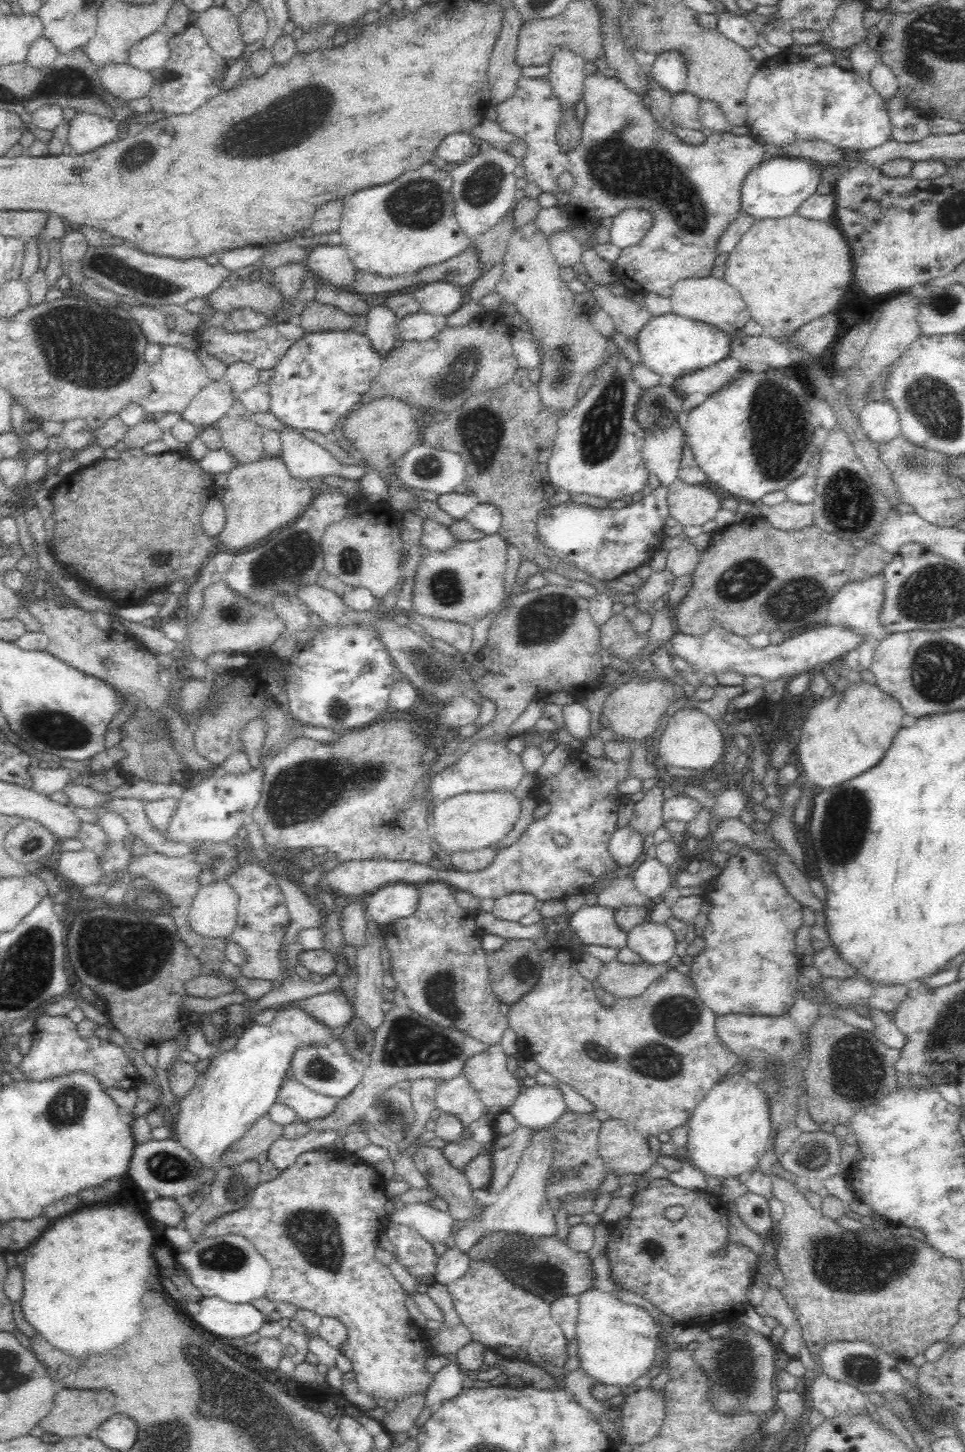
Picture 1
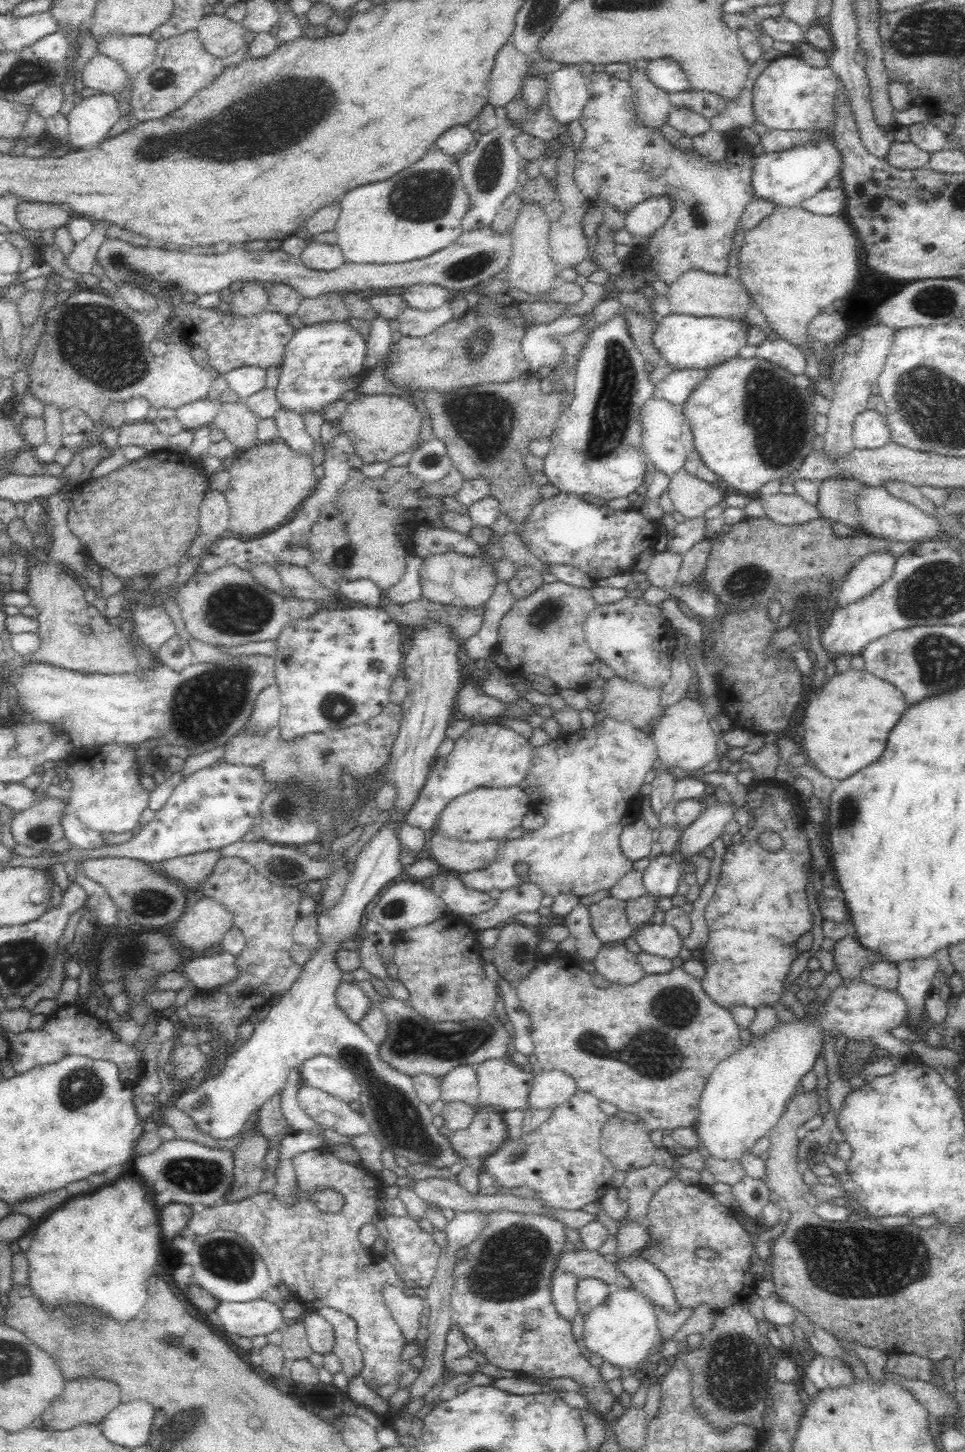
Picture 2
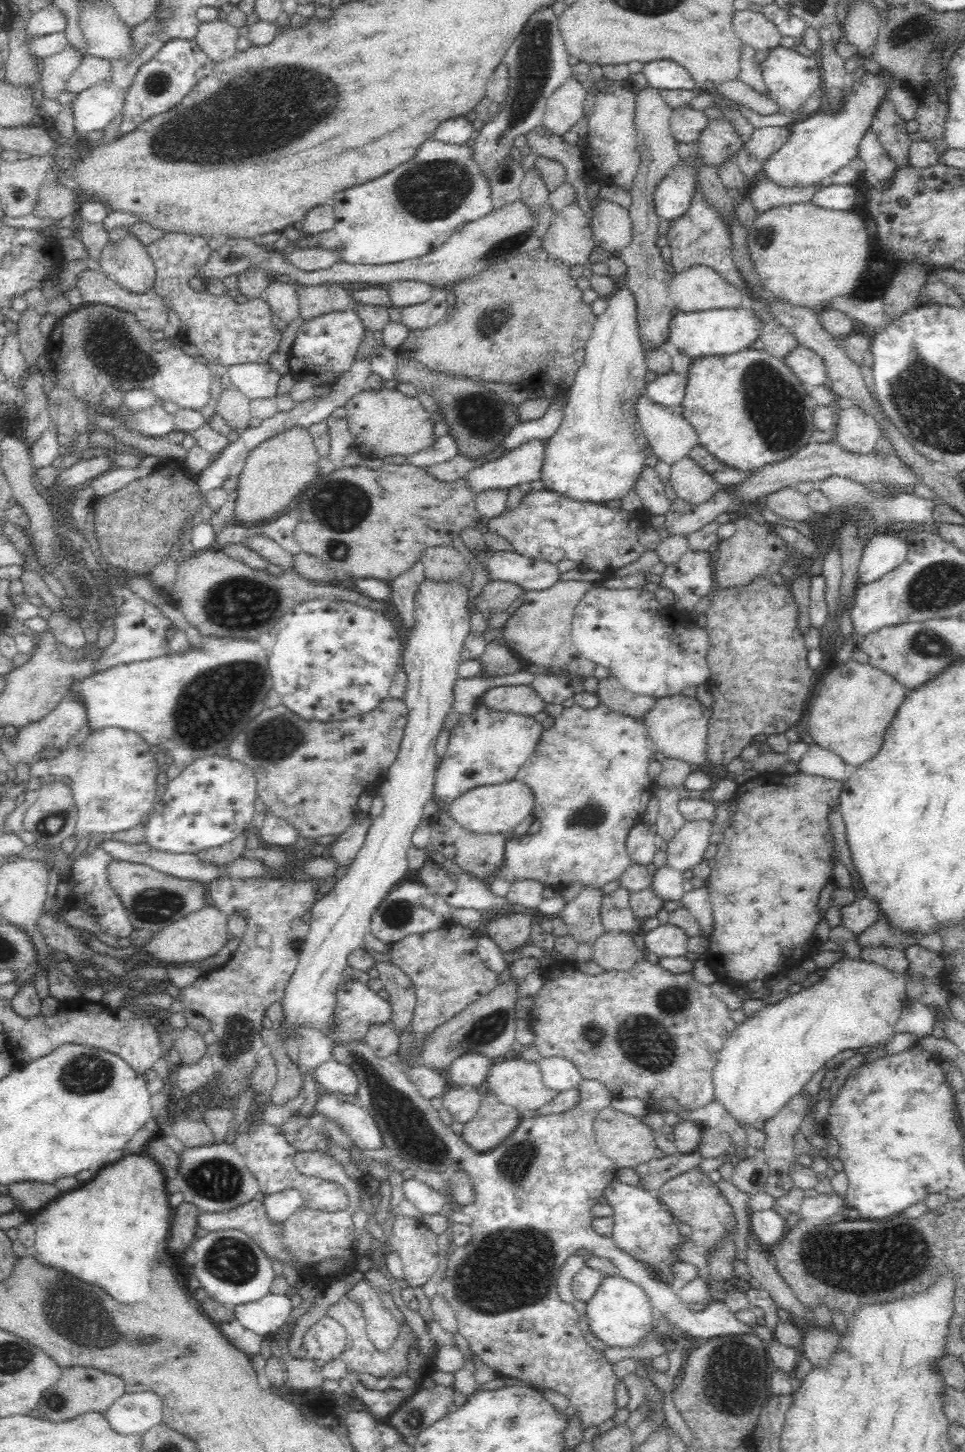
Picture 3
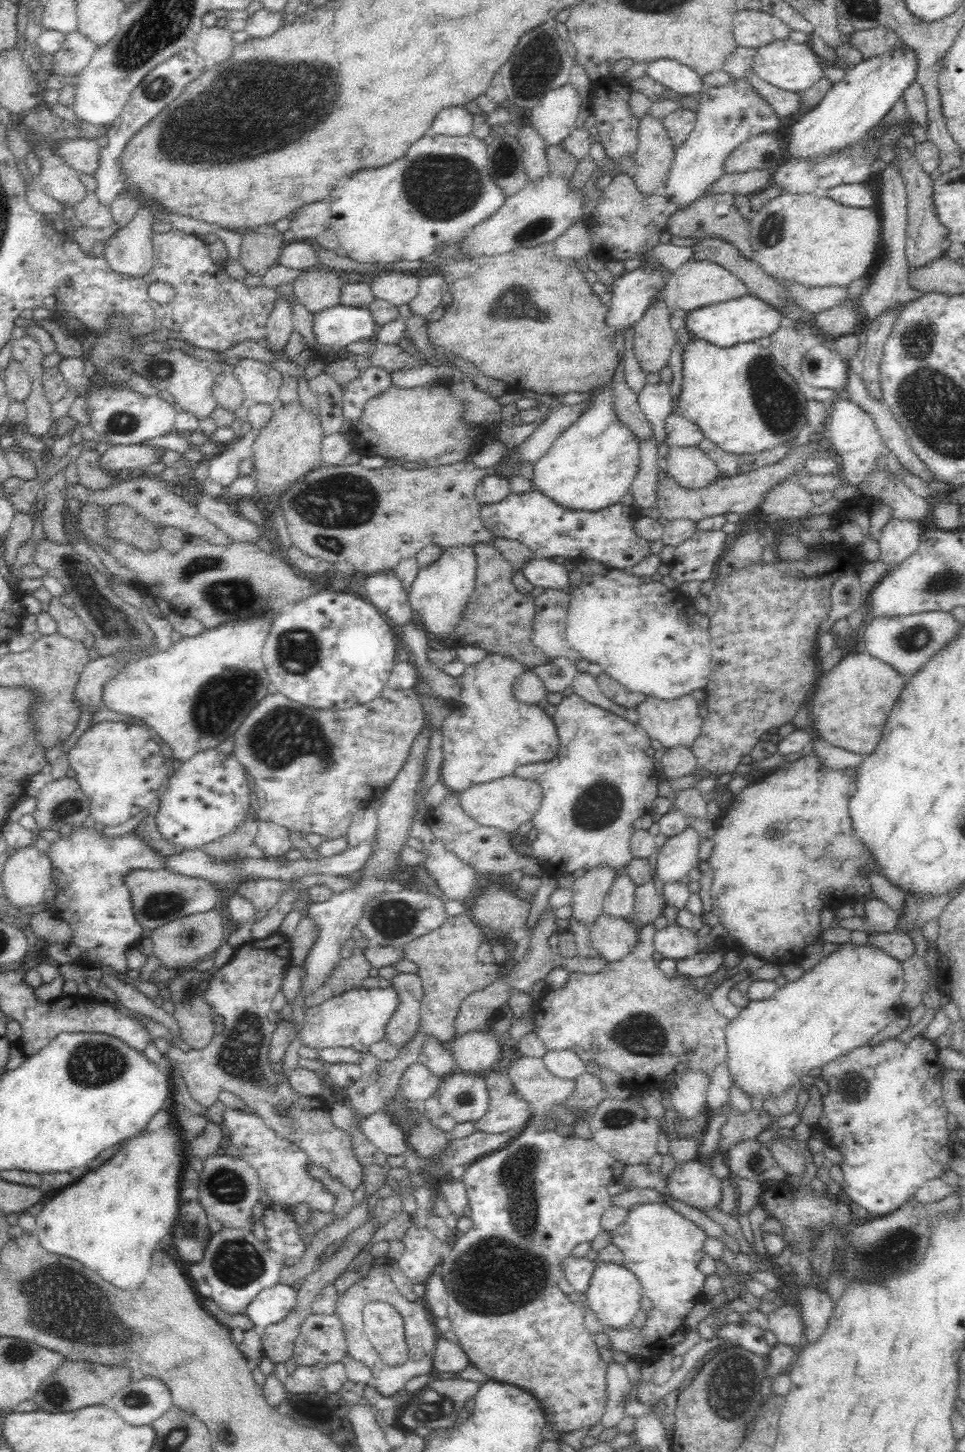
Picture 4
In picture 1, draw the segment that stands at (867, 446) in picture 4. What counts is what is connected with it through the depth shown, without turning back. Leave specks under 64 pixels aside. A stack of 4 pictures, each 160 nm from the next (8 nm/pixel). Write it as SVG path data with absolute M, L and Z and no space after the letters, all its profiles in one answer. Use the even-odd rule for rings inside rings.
M883 398L868 403L860 411L859 421L875 444L892 440L901 434L900 417L889 401Z

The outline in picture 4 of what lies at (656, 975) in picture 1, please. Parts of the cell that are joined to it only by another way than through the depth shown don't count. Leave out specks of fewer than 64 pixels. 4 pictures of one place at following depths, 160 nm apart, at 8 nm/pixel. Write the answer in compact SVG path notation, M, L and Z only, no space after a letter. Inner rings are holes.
M600 916L589 928L589 937L598 956L606 962L621 961L640 947L639 930L629 920Z

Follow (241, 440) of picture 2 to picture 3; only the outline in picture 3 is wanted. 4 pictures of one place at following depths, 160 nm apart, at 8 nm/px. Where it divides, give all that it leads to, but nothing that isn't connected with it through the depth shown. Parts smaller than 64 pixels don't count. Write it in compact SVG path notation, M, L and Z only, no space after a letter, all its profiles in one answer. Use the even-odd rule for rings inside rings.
M230 386L222 391L215 407L217 414L230 426L231 431L242 434L249 428L249 422L253 418L250 402L240 389Z

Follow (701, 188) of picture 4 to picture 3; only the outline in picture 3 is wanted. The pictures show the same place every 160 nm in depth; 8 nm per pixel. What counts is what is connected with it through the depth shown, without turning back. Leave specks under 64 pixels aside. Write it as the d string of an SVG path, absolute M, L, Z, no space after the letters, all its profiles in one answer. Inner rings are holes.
M728 119L711 120L696 144L698 159L716 168L728 156L735 157L740 148L743 148L741 137ZM679 162L654 191L653 204L659 220L670 222L683 216L697 187L697 170L685 162Z

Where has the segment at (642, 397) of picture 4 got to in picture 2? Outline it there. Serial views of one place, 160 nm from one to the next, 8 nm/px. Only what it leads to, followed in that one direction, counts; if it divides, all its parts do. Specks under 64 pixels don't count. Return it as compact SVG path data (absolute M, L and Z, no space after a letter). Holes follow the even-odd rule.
M707 369L672 370L656 386L662 390L663 398L672 404L684 404L694 389L706 378Z

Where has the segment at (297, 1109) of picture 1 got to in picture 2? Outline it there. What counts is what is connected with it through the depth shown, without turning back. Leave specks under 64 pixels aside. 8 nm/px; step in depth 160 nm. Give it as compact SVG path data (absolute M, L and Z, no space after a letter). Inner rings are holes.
M310 1085L300 1086L297 1090L300 1108L321 1129L334 1129L344 1137L359 1136L371 1131L363 1114L354 1112L348 1102L342 1102Z

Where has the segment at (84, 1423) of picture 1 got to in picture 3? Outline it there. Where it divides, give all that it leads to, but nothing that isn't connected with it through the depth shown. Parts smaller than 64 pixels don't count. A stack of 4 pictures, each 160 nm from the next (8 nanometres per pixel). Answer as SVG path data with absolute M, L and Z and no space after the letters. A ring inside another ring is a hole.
M73 1366L63 1369L58 1383L43 1392L37 1409L41 1418L52 1422L72 1420L79 1414L98 1412L104 1414L125 1393L125 1383L119 1376L92 1367Z

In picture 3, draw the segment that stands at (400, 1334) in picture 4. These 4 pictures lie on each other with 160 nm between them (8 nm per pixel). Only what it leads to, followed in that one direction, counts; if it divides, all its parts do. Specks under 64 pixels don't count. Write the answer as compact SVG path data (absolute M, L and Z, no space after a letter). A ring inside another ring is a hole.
M363 1277L350 1288L346 1288L344 1295L360 1305L362 1315L366 1319L368 1339L372 1345L380 1352L393 1347L399 1335L399 1326L390 1309L384 1307L382 1299L378 1296L379 1292L375 1290L373 1284Z

